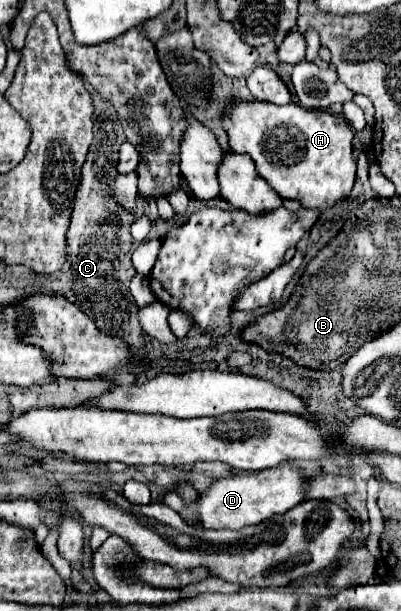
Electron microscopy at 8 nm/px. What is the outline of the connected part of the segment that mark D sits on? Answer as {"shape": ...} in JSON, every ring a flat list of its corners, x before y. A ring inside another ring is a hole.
{"shape":[[286,460,280,466,266,468,260,472,236,472,232,476,222,476,218,480,212,480,210,486,204,492,196,492,196,498,192,502,186,502,178,490,170,490,164,496,164,502,176,510,186,524,200,524,206,530,240,530,244,526,260,524,276,514,288,512,296,504,306,500,306,494,310,490,310,476,304,472,304,468,298,462]]}

